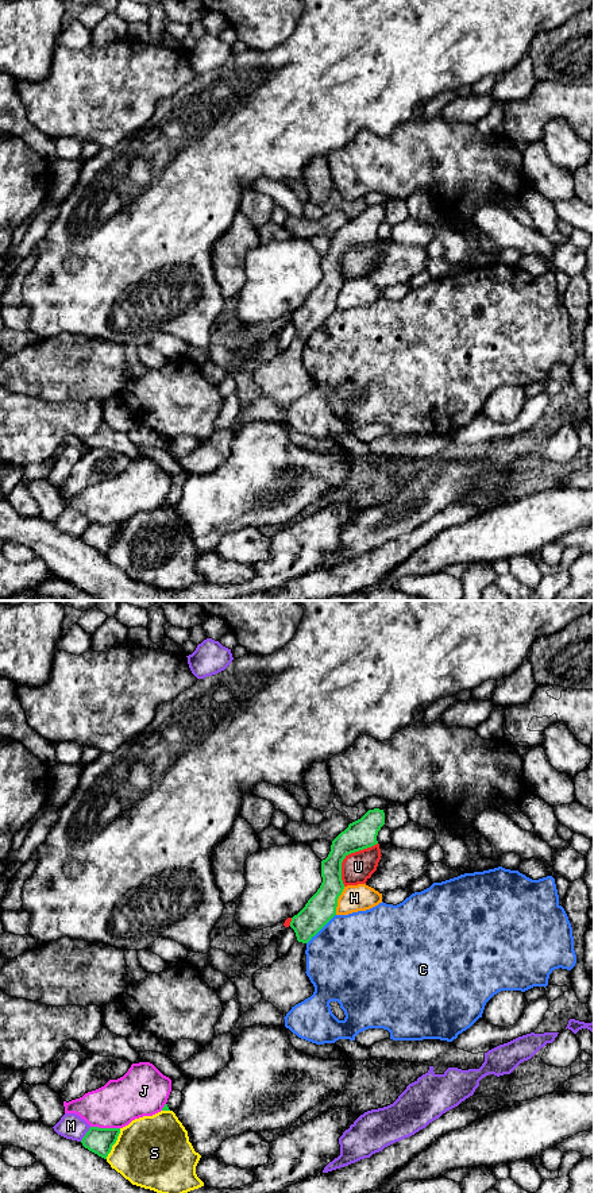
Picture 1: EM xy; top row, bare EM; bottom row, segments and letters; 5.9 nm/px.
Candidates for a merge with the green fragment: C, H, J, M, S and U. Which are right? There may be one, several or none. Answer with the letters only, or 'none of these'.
none of these

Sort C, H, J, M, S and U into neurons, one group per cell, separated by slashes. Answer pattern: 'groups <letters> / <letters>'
groups C / H / J / M / S / U

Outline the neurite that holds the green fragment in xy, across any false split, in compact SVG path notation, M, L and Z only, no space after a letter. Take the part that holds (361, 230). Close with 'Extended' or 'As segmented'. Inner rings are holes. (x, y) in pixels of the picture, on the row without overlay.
M369 205L332 236L328 252L321 256L320 283L292 313L290 323L298 337L308 339L336 310L338 294L344 285L343 255L351 248L377 240L377 231L383 220L383 205Z. As segmented

